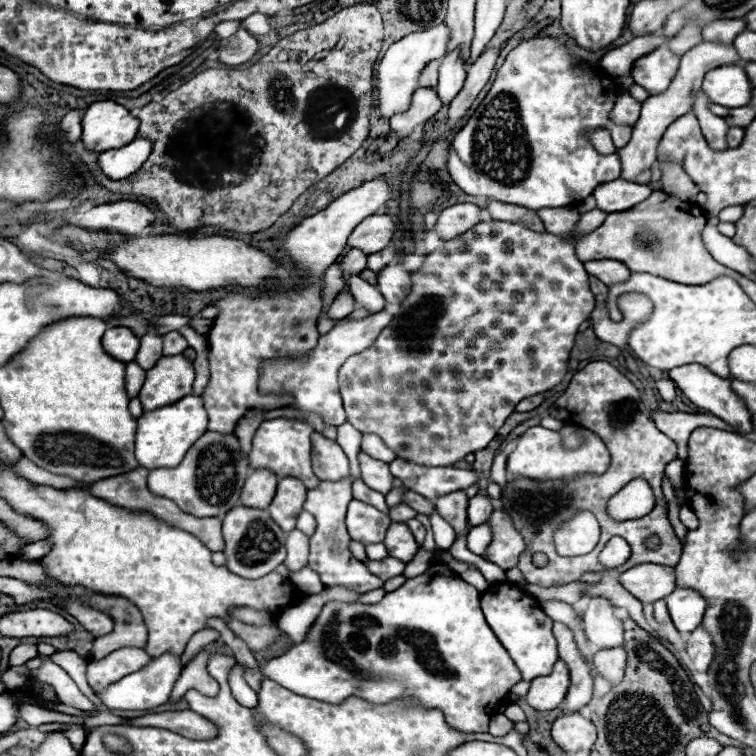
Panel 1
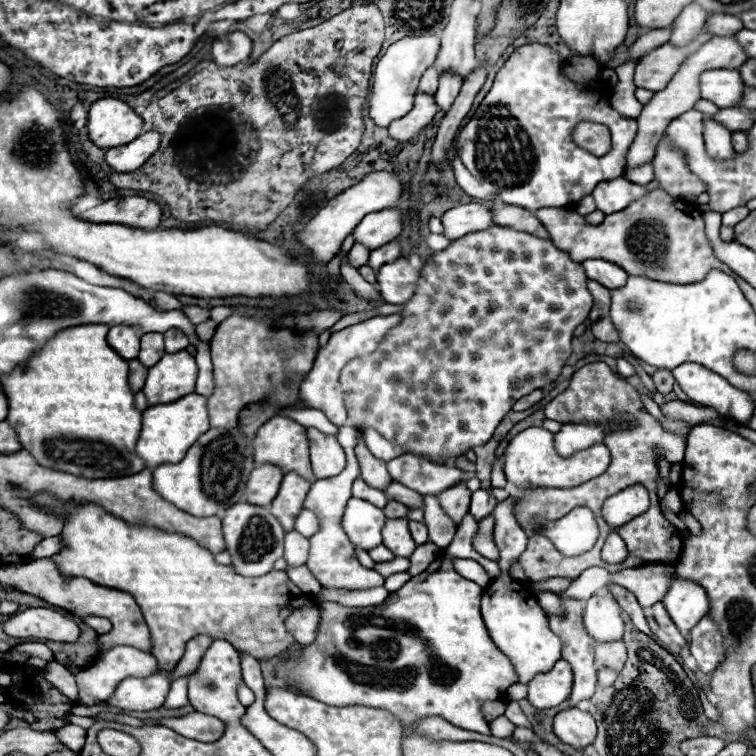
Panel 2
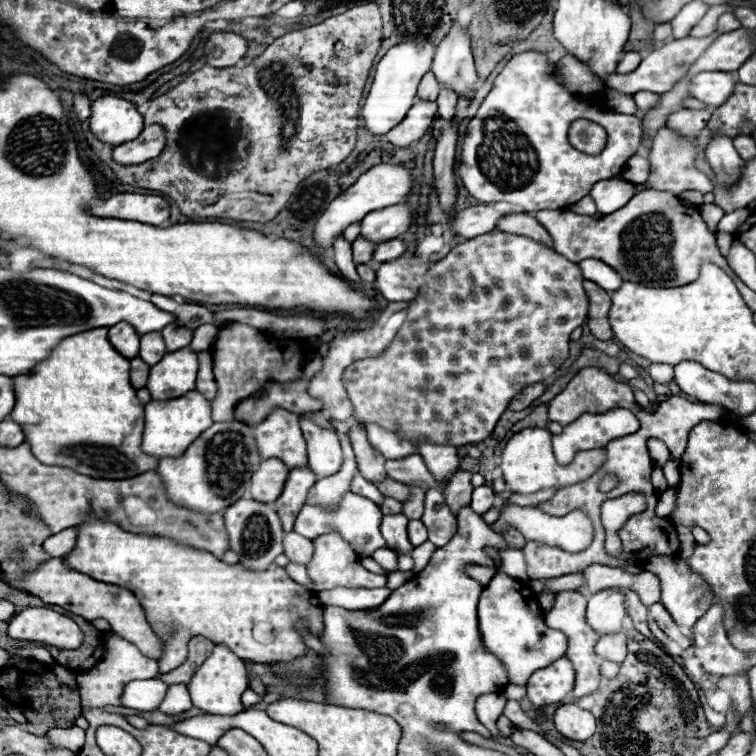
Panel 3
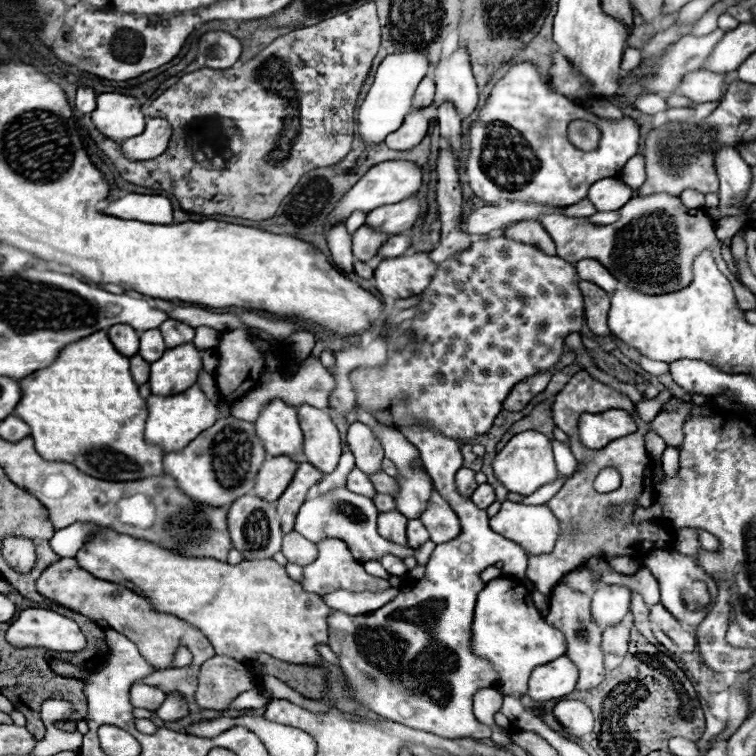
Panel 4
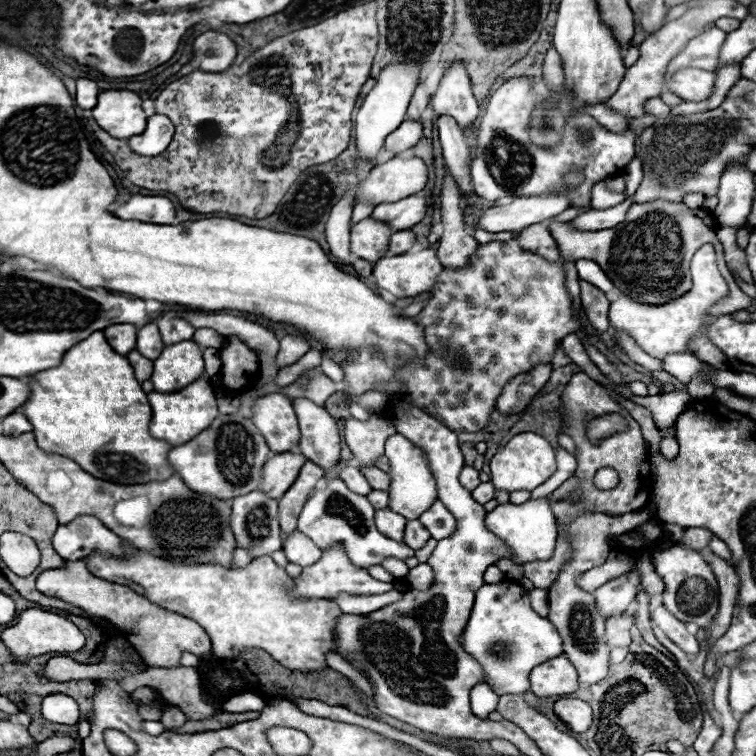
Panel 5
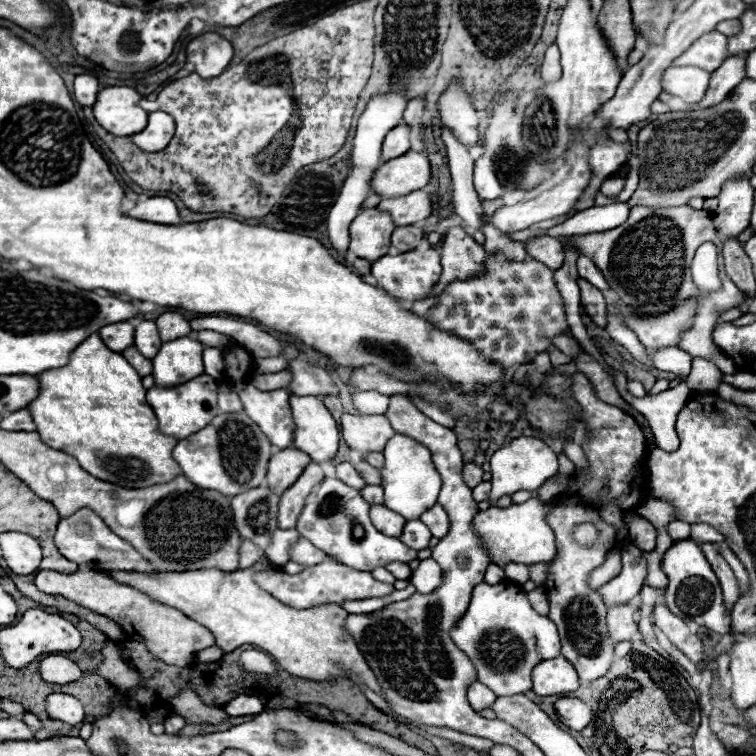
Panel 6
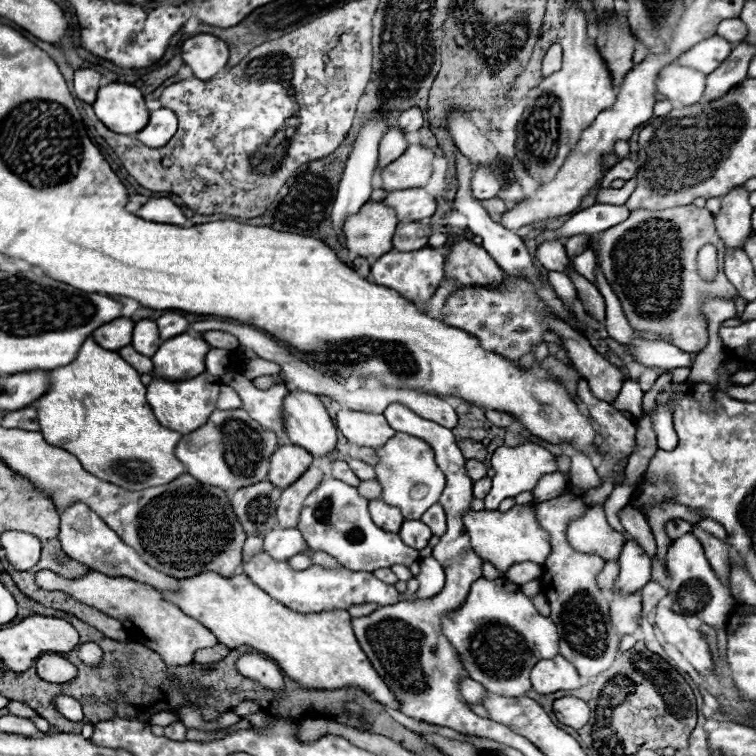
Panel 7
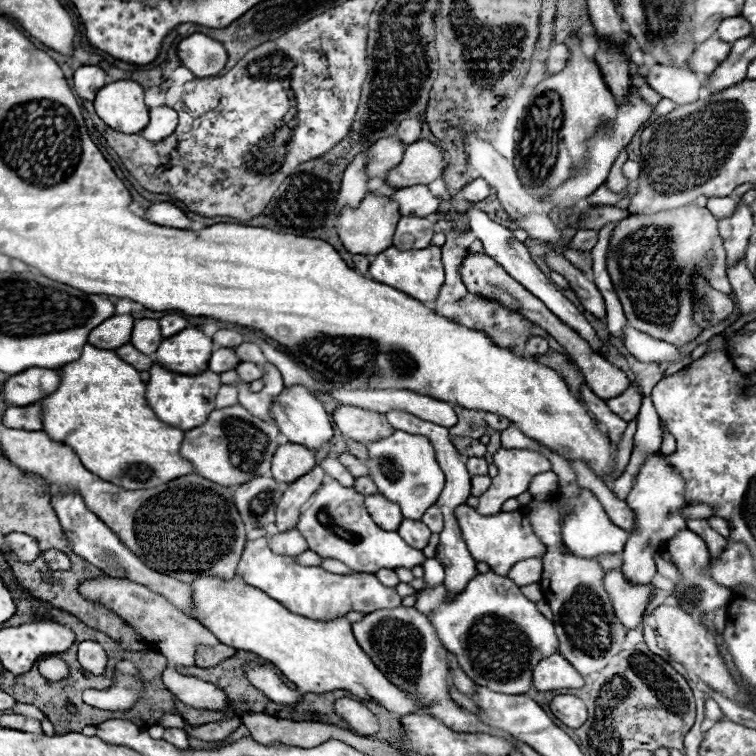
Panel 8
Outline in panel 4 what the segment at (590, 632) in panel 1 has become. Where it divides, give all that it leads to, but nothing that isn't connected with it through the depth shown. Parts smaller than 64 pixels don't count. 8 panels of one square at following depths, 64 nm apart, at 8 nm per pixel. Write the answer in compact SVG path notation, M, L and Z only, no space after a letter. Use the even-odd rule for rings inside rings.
M606 584L592 594L592 618L602 626L620 622L630 612L632 590L620 584Z

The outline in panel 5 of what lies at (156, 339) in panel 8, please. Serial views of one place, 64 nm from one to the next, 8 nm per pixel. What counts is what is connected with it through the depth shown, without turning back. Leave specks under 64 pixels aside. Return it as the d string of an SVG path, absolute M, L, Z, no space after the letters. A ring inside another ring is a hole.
M146 324L142 328L138 328L138 340L136 340L136 350L140 354L144 354L144 358L156 360L160 356L160 350L164 348L164 342L158 334L158 326L156 324Z

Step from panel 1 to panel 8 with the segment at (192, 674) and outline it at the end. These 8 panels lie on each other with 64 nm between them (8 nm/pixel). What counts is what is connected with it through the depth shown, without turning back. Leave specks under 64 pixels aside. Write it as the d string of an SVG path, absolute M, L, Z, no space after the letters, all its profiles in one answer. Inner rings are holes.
M166 728L166 732L164 732L164 740L166 740L168 744L176 746L178 750L188 750L188 746L190 746L186 734L184 734L182 730L178 730L178 728Z

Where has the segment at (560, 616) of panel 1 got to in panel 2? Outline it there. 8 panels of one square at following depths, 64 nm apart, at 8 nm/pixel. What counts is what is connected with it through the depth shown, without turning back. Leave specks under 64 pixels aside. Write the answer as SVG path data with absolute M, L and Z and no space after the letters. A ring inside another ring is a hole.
M540 592L538 594L538 602L540 602L540 606L542 606L542 610L546 614L560 614L560 598L556 594Z

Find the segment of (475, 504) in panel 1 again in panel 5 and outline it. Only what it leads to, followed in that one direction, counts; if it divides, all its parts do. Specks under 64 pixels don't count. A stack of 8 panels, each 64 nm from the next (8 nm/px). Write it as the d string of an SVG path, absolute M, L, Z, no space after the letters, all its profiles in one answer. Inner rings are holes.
M482 482L476 490L472 490L472 498L478 502L478 504L486 504L488 500L494 498L494 486L490 482Z

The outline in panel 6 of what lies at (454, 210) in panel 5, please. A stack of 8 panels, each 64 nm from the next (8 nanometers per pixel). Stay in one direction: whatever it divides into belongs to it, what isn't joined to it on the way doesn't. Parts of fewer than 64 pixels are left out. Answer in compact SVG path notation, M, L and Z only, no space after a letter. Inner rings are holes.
M452 226L444 234L442 246L442 276L432 294L440 294L450 282L466 280L484 270L486 252L464 232L462 226Z

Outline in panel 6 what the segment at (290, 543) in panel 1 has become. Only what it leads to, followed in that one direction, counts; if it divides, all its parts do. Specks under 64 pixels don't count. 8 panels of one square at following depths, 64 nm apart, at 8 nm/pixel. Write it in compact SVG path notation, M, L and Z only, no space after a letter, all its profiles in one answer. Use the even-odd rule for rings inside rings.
M300 538L292 550L290 550L290 558L300 562L300 564L306 564L306 566L312 566L312 564L320 564L326 560L326 554L322 550L318 550L316 546L312 546L308 540Z

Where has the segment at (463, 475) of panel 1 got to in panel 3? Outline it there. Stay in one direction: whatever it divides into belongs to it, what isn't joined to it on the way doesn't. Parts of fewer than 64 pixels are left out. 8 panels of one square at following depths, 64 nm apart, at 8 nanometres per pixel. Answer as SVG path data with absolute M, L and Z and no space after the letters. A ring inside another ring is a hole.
M412 454L404 460L386 460L386 474L402 484L416 484L422 488L438 488L438 482L428 472L420 454Z

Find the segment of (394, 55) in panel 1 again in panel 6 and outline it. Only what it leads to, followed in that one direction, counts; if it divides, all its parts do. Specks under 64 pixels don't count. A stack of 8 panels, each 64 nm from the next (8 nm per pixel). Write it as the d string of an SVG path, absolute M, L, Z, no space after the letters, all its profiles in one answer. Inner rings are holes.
M392 90L388 94L380 94L380 96L372 98L368 102L364 114L358 118L358 130L356 130L356 138L354 138L354 148L352 148L352 166L338 192L338 200L334 202L332 210L328 212L328 236L336 250L342 250L342 252L348 250L348 240L350 240L348 226L350 226L352 218L356 218L362 202L370 194L368 184L374 176L374 170L380 166L380 146L384 142L384 134L388 134L388 130L392 130L392 126L398 126L402 122L402 112L404 112L406 102L408 100L402 94L396 94L396 90Z

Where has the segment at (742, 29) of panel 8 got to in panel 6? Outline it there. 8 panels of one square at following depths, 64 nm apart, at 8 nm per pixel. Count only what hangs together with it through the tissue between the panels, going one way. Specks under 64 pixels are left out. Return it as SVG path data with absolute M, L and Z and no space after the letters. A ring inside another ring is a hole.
M724 20L724 22L720 22L720 24L716 26L716 30L718 30L718 32L722 32L724 36L732 38L732 36L740 34L740 30L742 30L742 24L740 24L738 20Z

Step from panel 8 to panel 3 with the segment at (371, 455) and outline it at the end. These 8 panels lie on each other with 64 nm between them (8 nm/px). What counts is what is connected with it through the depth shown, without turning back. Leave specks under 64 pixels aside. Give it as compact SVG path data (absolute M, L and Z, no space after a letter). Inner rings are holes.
M368 423L366 432L368 440L372 440L372 446L386 458L386 460L402 460L410 454L416 454L416 446L410 440L404 440L402 436L384 430L378 424ZM410 486L410 496L408 496L408 500L402 502L402 514L406 518L422 518L424 494L426 494L426 490L422 490L418 486Z

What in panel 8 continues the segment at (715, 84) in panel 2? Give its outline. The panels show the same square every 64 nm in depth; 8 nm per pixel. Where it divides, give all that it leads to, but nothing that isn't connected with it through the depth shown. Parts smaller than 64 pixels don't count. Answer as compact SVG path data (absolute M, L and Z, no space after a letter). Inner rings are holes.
M652 64L644 68L646 82L654 88L662 98L670 98L676 104L690 104L700 98L700 76L688 70Z

